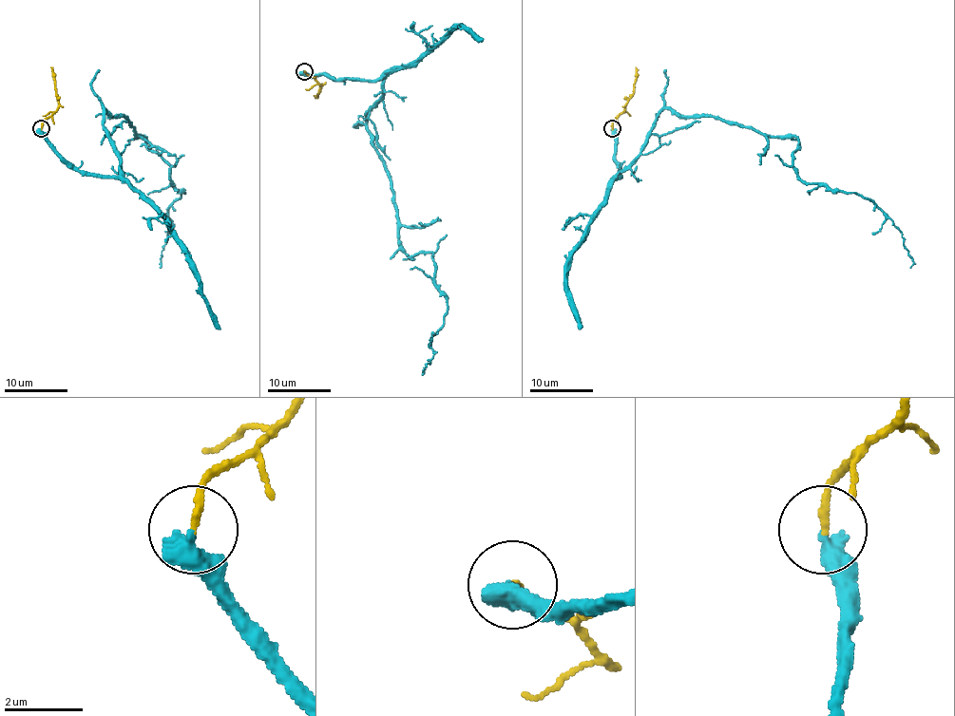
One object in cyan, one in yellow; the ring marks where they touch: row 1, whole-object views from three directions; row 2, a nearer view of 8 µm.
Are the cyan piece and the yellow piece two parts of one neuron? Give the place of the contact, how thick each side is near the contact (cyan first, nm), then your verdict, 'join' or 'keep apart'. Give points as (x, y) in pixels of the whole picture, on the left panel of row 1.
place (41, 128); calibres 500 and 190 nm; join

